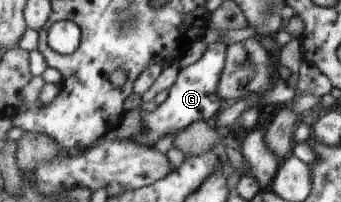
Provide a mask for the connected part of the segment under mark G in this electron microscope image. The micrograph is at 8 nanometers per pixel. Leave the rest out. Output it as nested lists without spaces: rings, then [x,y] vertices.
[[[213,42],[197,62],[179,69],[175,82],[169,88],[165,100],[158,104],[150,113],[141,113],[143,130],[137,136],[127,138],[127,140],[137,142],[137,144],[143,144],[147,148],[153,148],[162,135],[176,135],[177,132],[187,128],[193,122],[199,122],[199,120],[207,122],[211,118],[214,119],[217,112],[225,105],[217,98],[217,94],[215,94],[215,88],[217,88],[217,82],[219,82],[219,74],[223,70],[225,49],[225,44]]]

